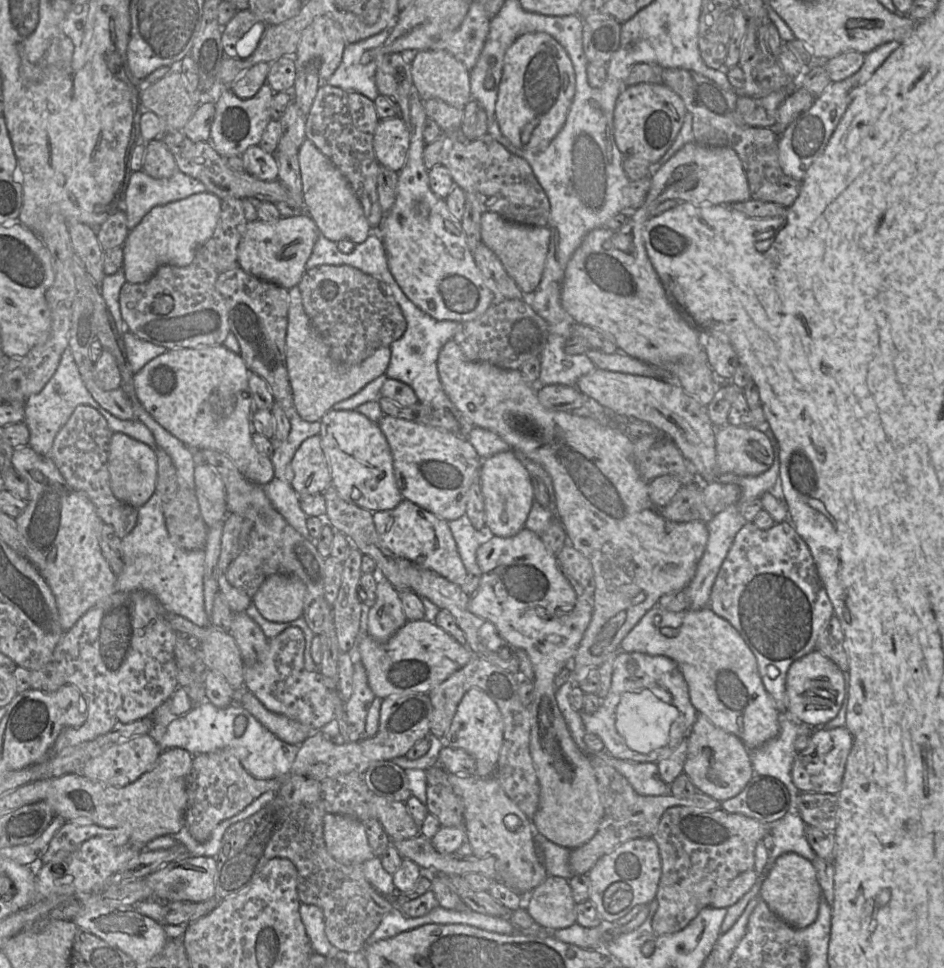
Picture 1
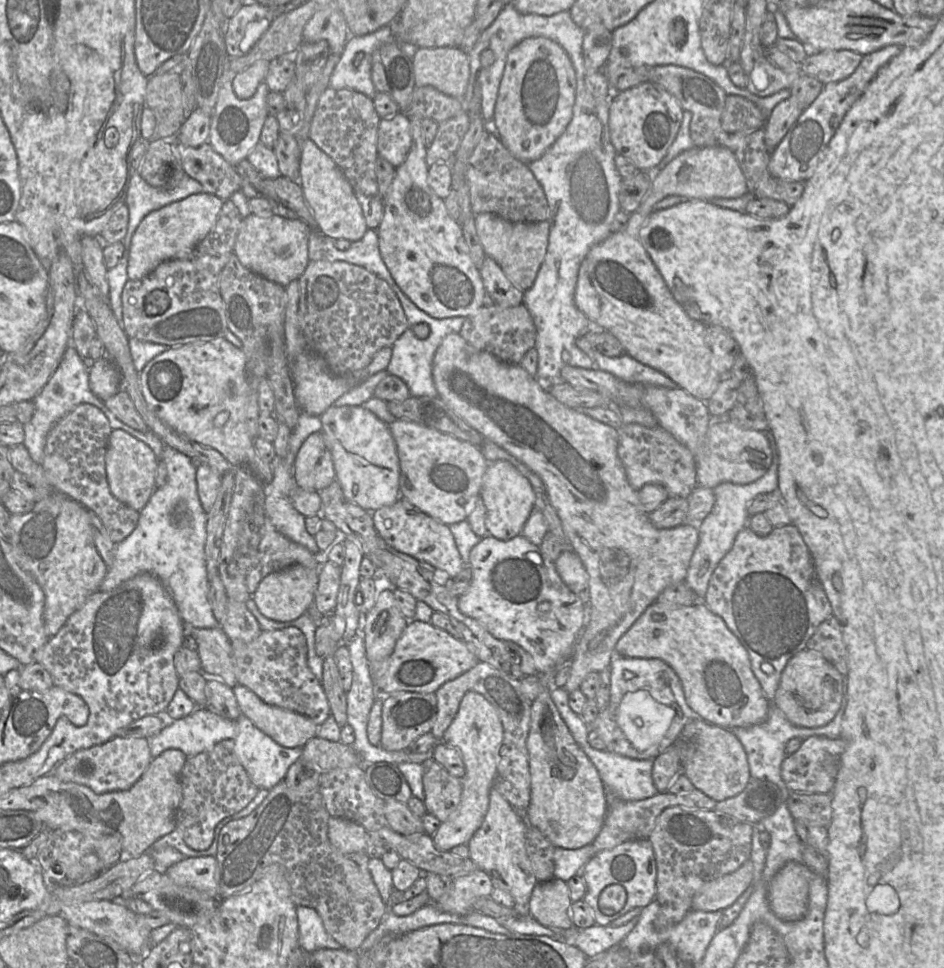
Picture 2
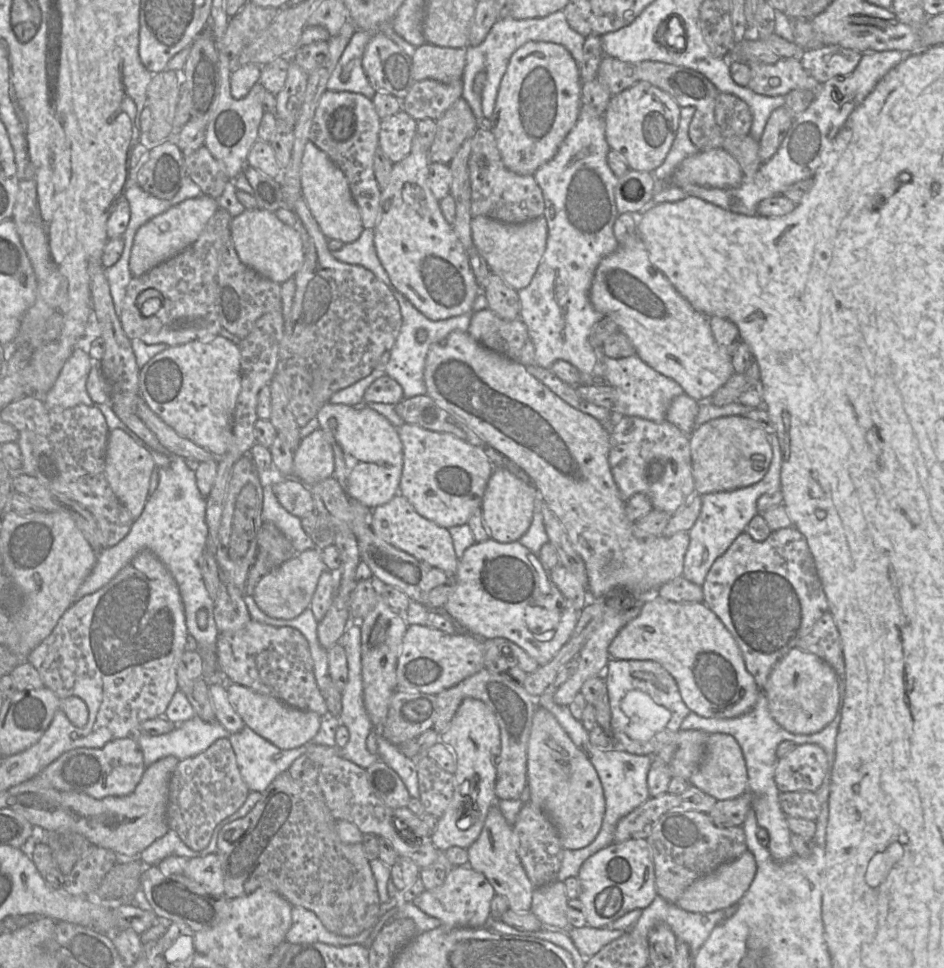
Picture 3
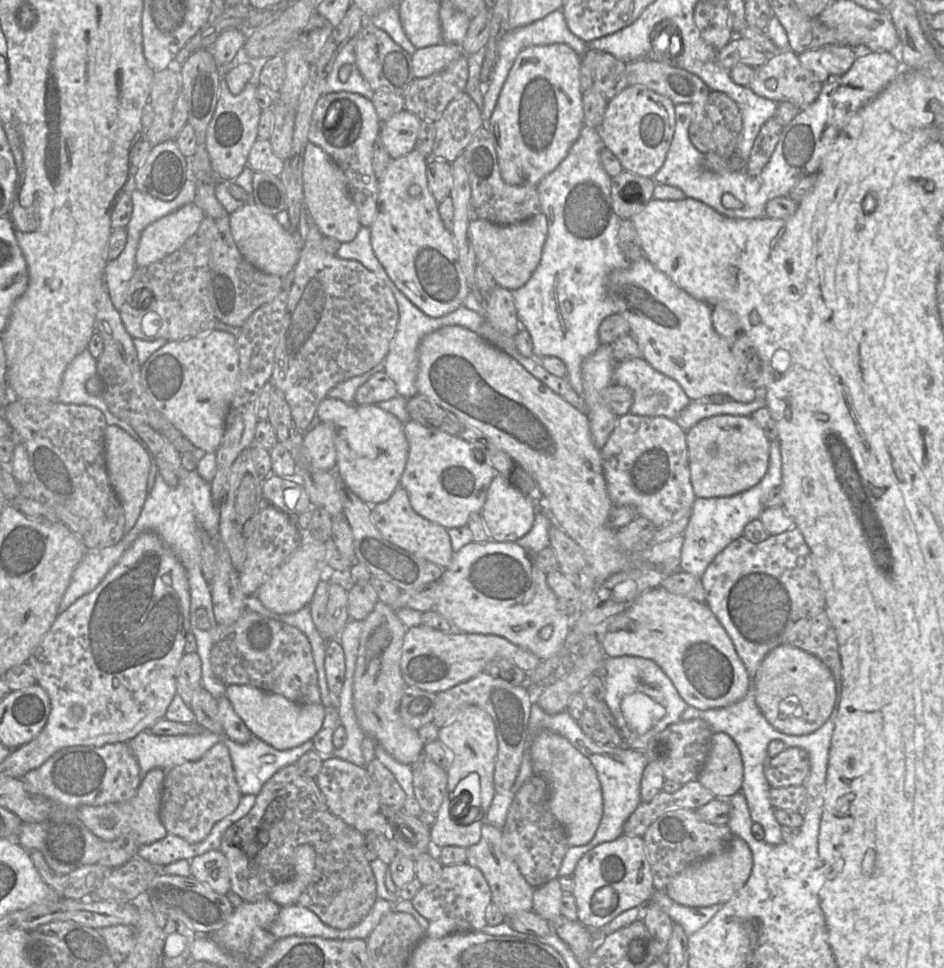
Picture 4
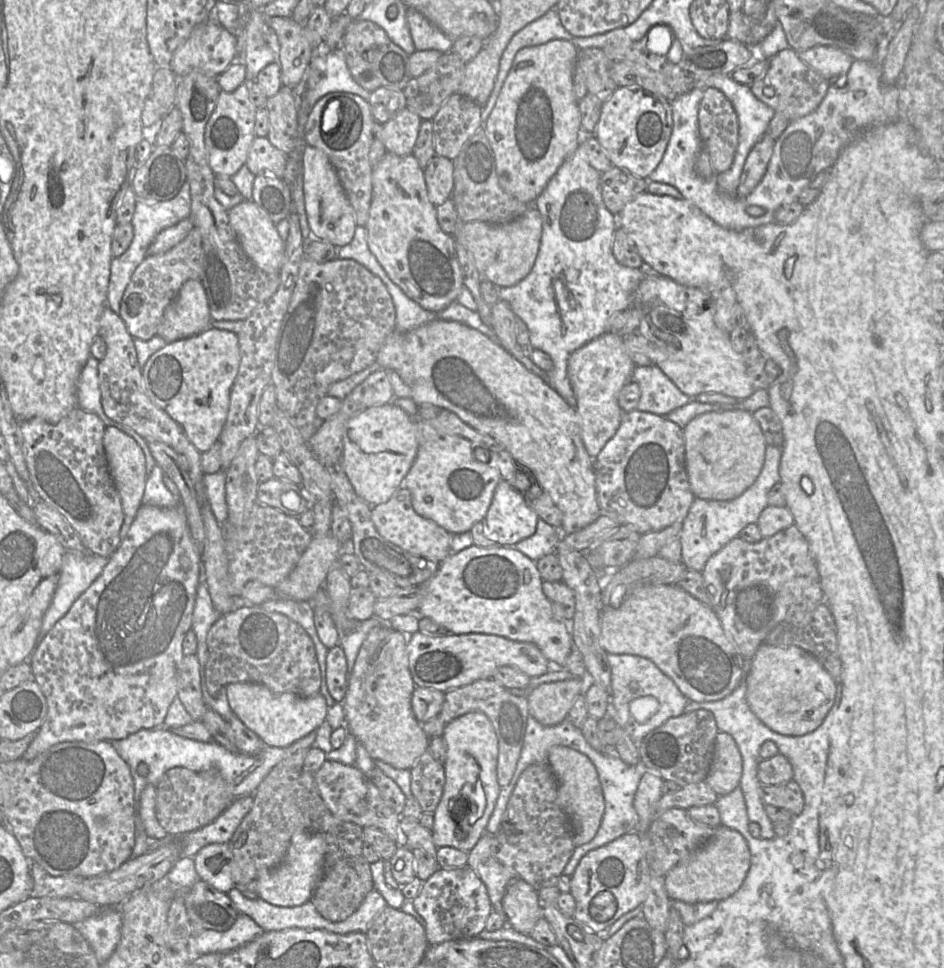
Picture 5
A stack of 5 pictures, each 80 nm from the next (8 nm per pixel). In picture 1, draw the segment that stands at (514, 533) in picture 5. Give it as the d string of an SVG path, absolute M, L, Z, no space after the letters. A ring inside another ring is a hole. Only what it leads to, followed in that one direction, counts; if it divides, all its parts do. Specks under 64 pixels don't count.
M513 450L497 453L481 463L480 488L484 499L485 528L494 536L512 537L525 526L534 493L532 476L518 460Z

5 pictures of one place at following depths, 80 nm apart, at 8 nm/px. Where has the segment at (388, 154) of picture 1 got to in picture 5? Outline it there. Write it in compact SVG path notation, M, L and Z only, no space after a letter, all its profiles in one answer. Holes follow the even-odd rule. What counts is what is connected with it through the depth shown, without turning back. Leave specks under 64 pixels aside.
M405 107L395 117L382 125L382 138L387 152L397 156L413 152L422 119Z

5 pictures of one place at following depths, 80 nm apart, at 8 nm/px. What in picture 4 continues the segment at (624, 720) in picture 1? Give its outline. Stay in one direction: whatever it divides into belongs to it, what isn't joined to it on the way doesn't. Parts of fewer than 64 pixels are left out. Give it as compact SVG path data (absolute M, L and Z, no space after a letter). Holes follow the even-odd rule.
M642 693L625 696L621 709L627 722L638 734L646 734L665 714L661 704Z

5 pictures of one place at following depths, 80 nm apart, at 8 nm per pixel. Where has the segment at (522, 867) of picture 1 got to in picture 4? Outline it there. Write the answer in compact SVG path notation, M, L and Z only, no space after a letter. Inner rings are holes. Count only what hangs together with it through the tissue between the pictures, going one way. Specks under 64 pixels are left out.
M485 823L481 830L480 841L467 848L467 863L480 870L485 877L492 896L492 903L506 916L533 910L534 888L528 884L516 863L501 849L502 829Z

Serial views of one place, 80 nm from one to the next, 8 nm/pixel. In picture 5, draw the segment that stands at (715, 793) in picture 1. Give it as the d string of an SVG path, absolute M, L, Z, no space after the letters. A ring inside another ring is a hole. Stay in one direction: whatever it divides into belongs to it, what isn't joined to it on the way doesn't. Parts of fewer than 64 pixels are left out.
M719 731L705 783L718 797L727 795L740 786L742 770L742 756L736 742L729 734Z

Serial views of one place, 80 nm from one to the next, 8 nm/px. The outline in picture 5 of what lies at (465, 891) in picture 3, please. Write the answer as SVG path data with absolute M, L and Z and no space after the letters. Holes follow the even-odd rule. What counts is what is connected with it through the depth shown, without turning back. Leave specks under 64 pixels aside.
M467 864L458 868L438 868L423 882L412 903L426 922L424 929L430 945L477 937L485 930L492 911L486 886Z

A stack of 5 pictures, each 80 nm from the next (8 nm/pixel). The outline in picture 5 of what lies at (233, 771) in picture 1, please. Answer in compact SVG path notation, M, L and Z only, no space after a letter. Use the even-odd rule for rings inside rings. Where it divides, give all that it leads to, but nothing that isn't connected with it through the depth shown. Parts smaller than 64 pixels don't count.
M174 767L163 774L156 789L156 816L169 835L193 832L210 824L235 799L230 786L215 770L195 772L185 767Z

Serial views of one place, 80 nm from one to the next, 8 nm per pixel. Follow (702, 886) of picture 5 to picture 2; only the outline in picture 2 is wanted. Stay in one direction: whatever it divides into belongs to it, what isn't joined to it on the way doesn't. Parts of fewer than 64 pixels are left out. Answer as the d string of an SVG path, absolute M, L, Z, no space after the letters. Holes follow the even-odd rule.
M750 860L744 862L733 873L724 875L705 884L692 900L692 910L706 912L724 911L730 907L754 883L754 865Z

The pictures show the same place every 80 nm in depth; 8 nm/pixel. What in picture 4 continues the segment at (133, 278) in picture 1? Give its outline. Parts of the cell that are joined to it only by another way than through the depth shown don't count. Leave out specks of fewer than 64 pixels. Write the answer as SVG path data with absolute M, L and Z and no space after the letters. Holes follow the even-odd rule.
M192 202L149 224L139 239L136 266L147 266L179 249L197 231L204 217Z

